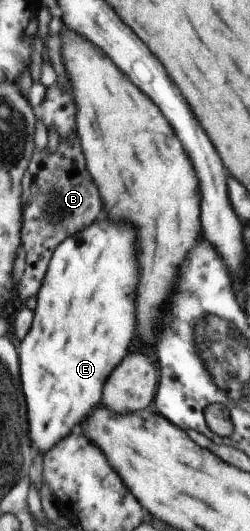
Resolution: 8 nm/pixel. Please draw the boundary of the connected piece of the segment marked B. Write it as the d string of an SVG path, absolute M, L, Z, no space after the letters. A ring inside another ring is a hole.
M76 134L69 139L60 139L54 154L48 154L46 149L34 152L27 165L22 178L22 200L26 200L22 246L26 250L26 265L18 284L18 294L24 300L39 294L44 274L60 242L94 224L102 212L102 200L86 170L81 141Z

